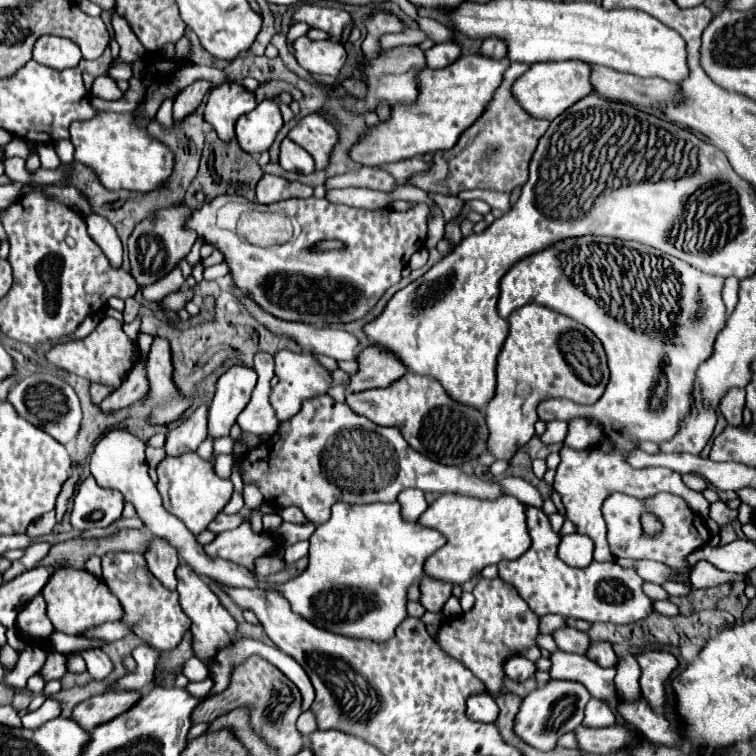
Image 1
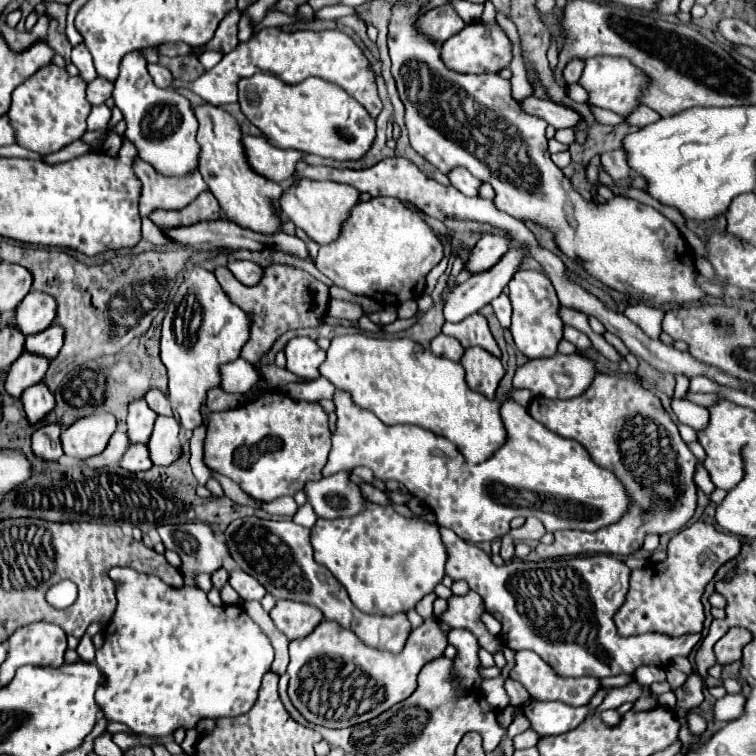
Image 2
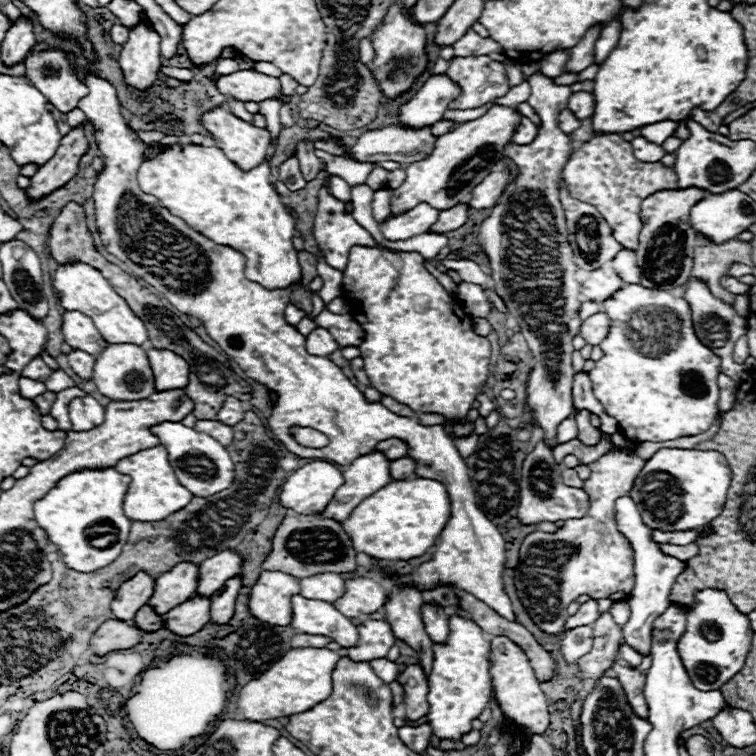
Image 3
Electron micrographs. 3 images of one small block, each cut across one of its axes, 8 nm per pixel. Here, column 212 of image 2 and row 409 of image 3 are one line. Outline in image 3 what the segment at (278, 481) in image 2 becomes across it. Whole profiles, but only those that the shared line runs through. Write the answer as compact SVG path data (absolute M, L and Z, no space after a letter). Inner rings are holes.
M354 246L350 250L350 258L348 258L348 266L344 270L344 278L342 278L342 288L344 288L344 296L350 302L350 314L352 318L362 326L364 330L364 342L360 344L360 356L364 360L364 370L370 378L370 384L382 392L384 396L392 396L394 400L410 406L414 412L426 412L426 414L442 414L446 416L446 420L456 420L456 424L444 424L444 430L448 434L452 434L454 438L462 438L462 436L470 436L474 432L474 422L466 422L462 424L460 420L468 416L468 410L472 408L472 402L476 400L478 394L484 392L484 386L488 382L488 374L490 374L490 342L484 336L478 336L472 328L472 316L468 316L462 306L456 302L456 298L452 294L448 294L444 290L444 286L426 270L424 266L424 258L416 252L392 252L386 248L378 248L378 246Z

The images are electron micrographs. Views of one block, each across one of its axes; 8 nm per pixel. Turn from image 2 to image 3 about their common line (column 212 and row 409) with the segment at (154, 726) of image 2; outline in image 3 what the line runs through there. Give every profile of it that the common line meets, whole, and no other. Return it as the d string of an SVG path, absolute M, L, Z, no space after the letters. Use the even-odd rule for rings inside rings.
M628 284L622 290L618 290L616 294L612 294L608 300L604 300L604 310L610 316L612 324L610 324L610 332L608 338L600 344L604 356L602 360L596 362L594 370L590 372L590 382L592 382L592 390L596 394L596 398L600 400L600 404L604 406L606 414L616 418L618 422L618 430L622 436L626 436L630 442L640 444L640 442L664 442L664 440L676 440L680 436L696 436L706 432L714 418L718 416L718 384L716 378L720 374L720 358L716 358L716 354L712 354L712 350L708 350L704 344L700 344L700 340L696 338L694 330L692 330L692 318L690 318L690 306L684 298L676 298L670 292L664 290L648 290L640 284Z

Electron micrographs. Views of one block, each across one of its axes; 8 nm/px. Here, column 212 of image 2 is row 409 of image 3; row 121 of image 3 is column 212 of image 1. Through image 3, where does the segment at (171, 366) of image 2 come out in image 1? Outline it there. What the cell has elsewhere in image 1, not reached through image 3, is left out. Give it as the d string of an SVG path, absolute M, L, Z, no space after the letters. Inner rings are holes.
M240 82L222 84L210 90L206 102L206 122L214 126L222 140L234 138L234 124L238 116L256 108L254 92L246 90Z

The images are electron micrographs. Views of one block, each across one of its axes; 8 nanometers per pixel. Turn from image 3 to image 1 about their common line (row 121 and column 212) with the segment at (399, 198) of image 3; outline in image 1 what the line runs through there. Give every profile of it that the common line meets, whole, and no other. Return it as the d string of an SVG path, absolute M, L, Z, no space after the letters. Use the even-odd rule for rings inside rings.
M194 452L176 458L166 456L166 460L160 462L156 472L158 472L158 492L162 496L164 506L168 508L168 512L178 516L194 536L198 536L208 528L208 524L216 518L216 514L222 512L222 508L228 504L232 496L232 482L218 478L210 462L198 458Z

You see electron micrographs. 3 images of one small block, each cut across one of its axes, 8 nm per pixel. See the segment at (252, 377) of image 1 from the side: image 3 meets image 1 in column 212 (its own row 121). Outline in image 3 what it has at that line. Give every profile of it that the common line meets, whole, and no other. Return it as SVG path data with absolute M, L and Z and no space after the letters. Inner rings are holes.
M444 74L428 78L422 88L398 108L398 126L418 130L436 124L448 110L450 98L454 98L458 92L460 88Z

